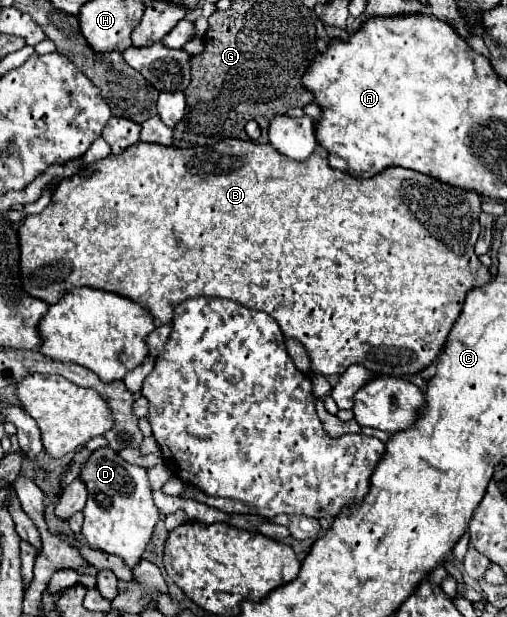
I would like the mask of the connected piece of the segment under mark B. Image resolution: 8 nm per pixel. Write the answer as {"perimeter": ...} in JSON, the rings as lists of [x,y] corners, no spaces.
{"perimeter":[[[224,139],[210,147],[178,149],[158,143],[140,143],[126,149],[122,155],[108,155],[94,165],[94,173],[76,173],[62,179],[50,205],[38,215],[26,215],[18,227],[20,241],[20,281],[28,295],[42,299],[50,305],[58,303],[70,289],[94,287],[126,295],[150,309],[158,325],[172,321],[174,309],[194,297],[224,297],[236,301],[248,309],[264,311],[280,323],[286,337],[298,339],[312,357],[312,373],[342,375],[350,365],[360,363],[378,375],[412,375],[428,367],[444,347],[456,319],[462,313],[466,293],[482,287],[490,281],[490,271],[474,253],[474,243],[480,233],[480,195],[450,187],[434,177],[422,175],[404,167],[388,167],[370,179],[356,179],[340,169],[332,169],[328,163],[328,151],[316,149],[312,161],[288,161],[282,153],[266,143]]]}

